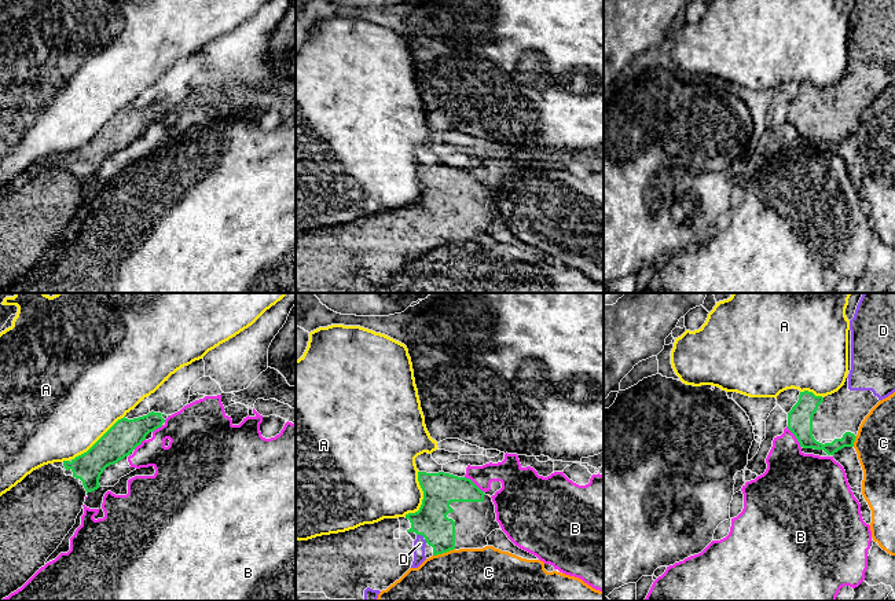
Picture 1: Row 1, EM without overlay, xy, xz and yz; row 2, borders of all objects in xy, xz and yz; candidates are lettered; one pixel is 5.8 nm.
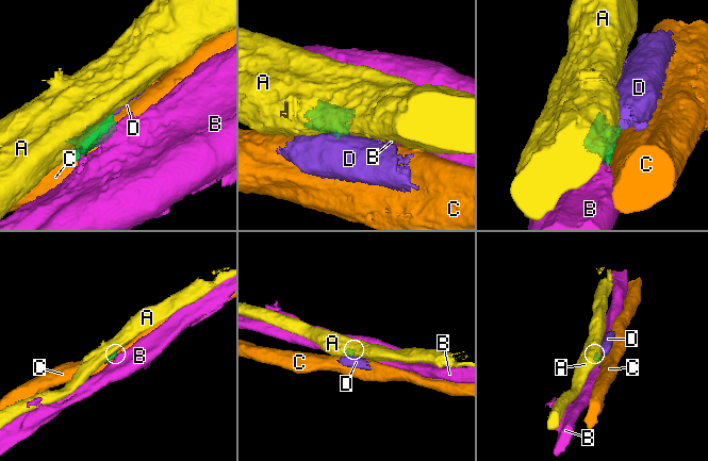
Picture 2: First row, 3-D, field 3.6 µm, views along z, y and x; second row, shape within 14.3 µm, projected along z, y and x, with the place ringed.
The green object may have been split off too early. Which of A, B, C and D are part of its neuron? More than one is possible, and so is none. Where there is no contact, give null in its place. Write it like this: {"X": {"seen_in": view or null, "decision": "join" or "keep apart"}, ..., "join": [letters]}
{"A": {"seen_in": "xz", "decision": "keep apart"}, "B": {"seen_in": "yz", "decision": "keep apart"}, "C": {"seen_in": "xz", "decision": "keep apart"}, "D": {"seen_in": "xz", "decision": "join"}, "join": ["D"]}

